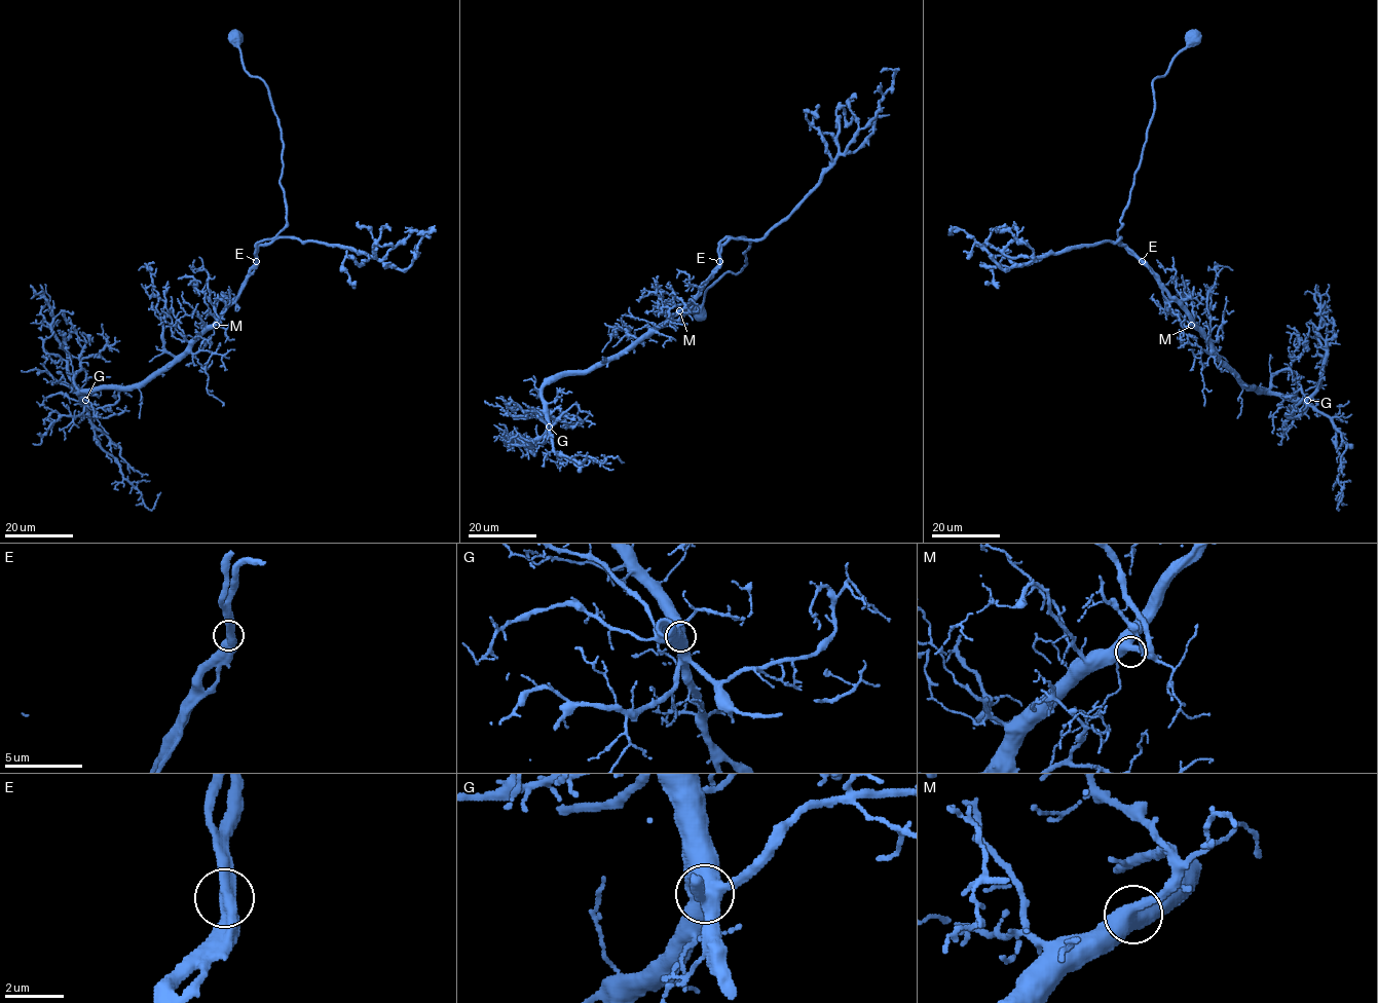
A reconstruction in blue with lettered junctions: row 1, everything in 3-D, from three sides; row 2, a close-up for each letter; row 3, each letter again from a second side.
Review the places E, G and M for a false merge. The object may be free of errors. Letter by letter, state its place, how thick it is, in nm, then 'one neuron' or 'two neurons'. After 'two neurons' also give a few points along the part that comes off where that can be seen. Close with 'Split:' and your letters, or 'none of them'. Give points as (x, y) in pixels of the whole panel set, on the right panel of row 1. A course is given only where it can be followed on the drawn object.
E: place (1142, 261); calibre 550 nm; one neuron
G: place (1307, 400); calibre 650 nm; one neuron
M: place (1191, 325); calibre 500 nm; one neuron
Split: none of them

